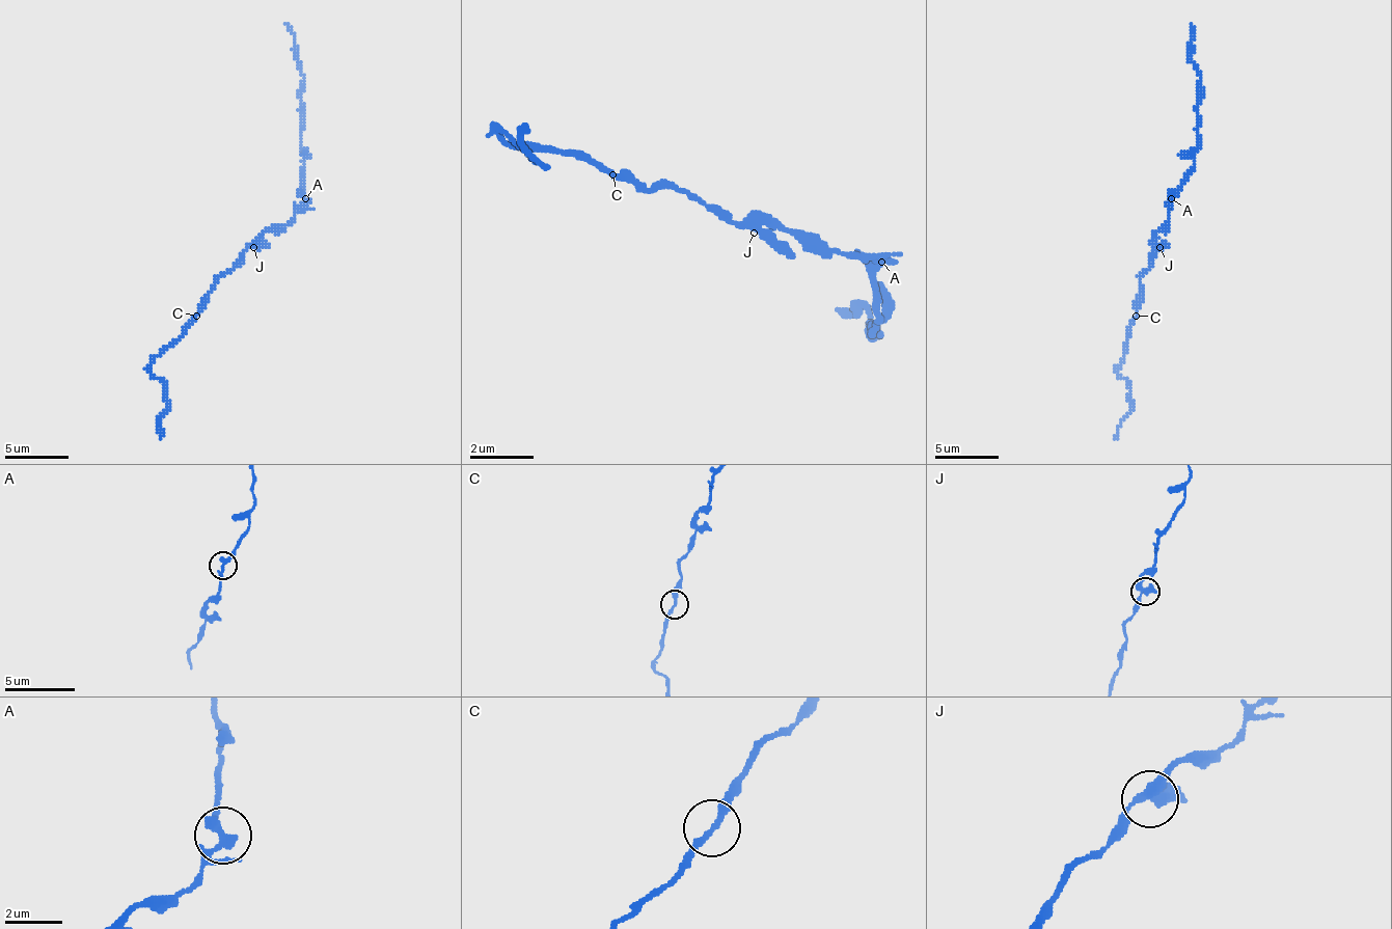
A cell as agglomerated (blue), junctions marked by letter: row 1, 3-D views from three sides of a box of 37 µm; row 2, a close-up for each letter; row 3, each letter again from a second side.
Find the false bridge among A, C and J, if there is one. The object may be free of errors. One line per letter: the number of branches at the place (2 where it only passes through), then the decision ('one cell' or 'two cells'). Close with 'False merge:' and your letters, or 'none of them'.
A: 3 branches meet; two cells
C: 2 branches meet; one cell
J: 3 branches meet; one cell
False merge: A

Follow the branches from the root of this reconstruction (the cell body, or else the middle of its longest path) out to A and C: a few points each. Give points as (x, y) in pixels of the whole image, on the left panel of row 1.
A: (256, 241), (266, 231), (281, 228), (304, 199)
C: (256, 241), (218, 279), (209, 292), (205, 305), (195, 315)

